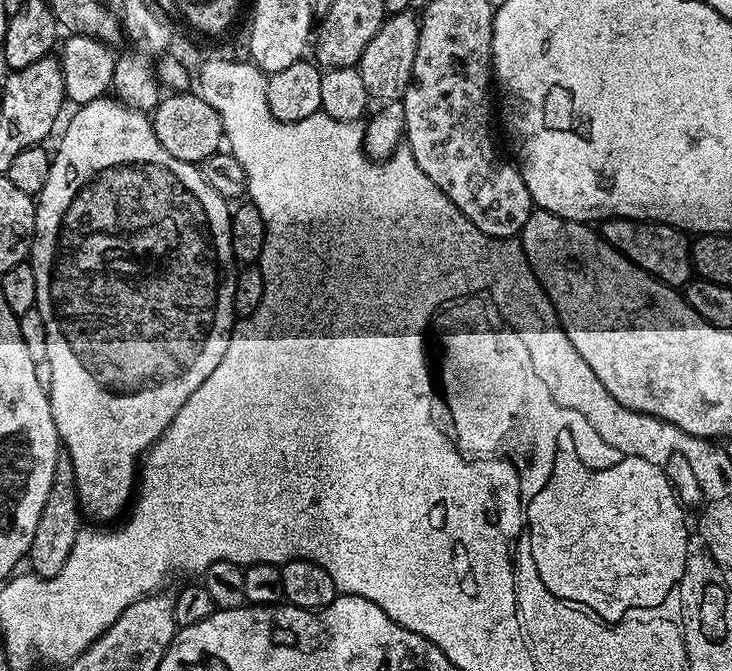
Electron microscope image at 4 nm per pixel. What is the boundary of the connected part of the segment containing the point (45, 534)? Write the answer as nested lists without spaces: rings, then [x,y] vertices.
[[[61,451],[54,466],[54,482],[50,486],[50,494],[46,494],[46,506],[42,506],[42,518],[38,518],[38,526],[34,530],[34,542],[30,546],[27,559],[32,560],[31,571],[37,576],[56,576],[62,566],[66,566],[66,558],[70,558],[70,550],[74,550],[74,542],[82,527],[82,509],[80,492],[76,488],[74,478],[74,462],[70,462],[70,454]]]

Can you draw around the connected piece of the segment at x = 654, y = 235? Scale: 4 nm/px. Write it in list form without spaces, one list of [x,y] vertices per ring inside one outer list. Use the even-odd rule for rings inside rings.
[[[605,220],[599,225],[598,231],[610,246],[614,246],[614,250],[634,262],[634,266],[651,274],[655,280],[680,290],[693,279],[690,240],[681,229],[653,220]]]

